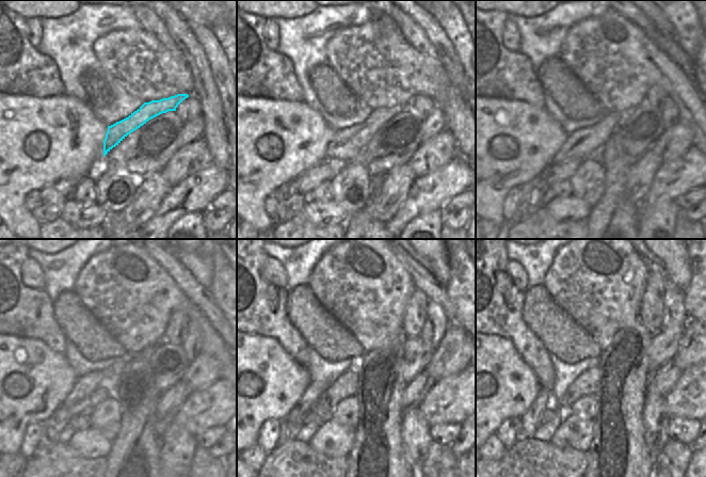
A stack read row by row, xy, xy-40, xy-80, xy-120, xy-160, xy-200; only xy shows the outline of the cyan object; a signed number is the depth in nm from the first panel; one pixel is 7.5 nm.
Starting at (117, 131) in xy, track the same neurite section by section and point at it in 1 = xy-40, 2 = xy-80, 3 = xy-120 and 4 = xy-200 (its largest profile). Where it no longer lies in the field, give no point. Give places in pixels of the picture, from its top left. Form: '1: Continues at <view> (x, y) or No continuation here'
1: Continues at xy-40 (347, 142)
2: Continues at xy-80 (583, 143)
3: Continues at xy-120 (84, 385)
4: Continues at xy-200 (529, 420)

